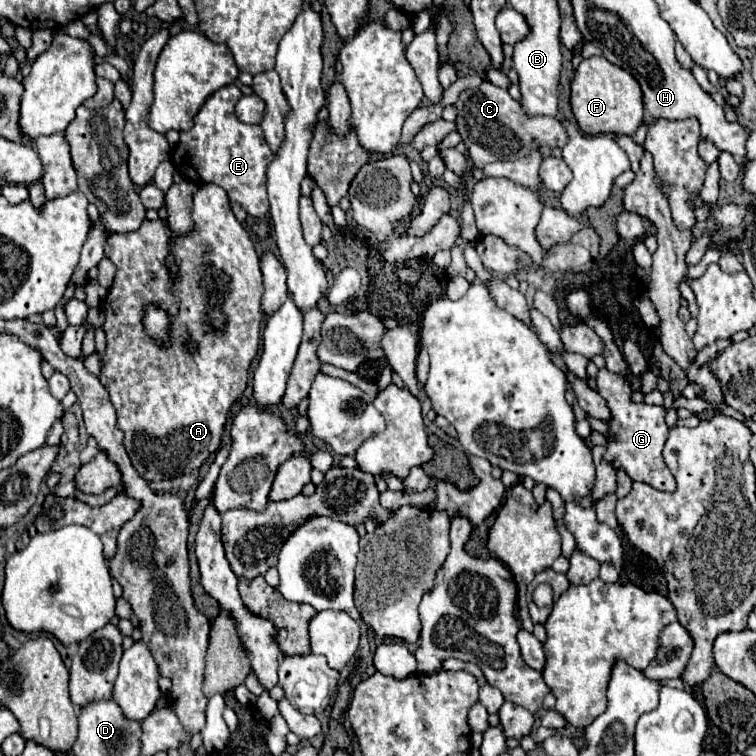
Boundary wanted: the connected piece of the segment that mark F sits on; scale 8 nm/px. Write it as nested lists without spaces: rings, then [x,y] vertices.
[[[592,56],[580,62],[570,84],[570,106],[584,134],[626,134],[632,136],[644,120],[642,92],[636,80],[604,56]]]

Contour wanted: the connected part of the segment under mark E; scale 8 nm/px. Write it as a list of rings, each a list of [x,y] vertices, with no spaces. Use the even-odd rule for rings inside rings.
[[[228,84],[216,90],[194,116],[194,126],[180,132],[180,142],[170,154],[176,170],[196,184],[218,184],[228,192],[230,202],[240,204],[252,218],[270,218],[268,194],[266,194],[266,168],[272,162],[272,152],[264,140],[242,140],[242,130],[248,130],[236,114],[234,106],[242,92],[236,84]]]

